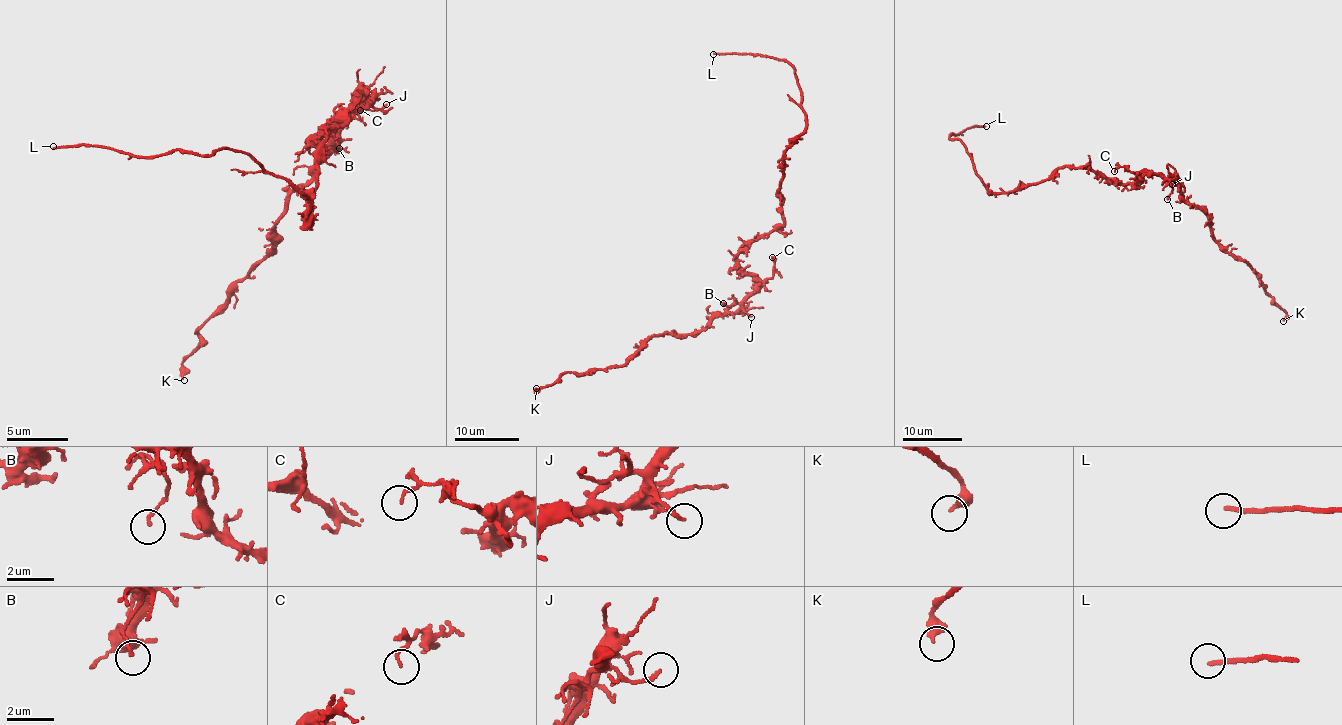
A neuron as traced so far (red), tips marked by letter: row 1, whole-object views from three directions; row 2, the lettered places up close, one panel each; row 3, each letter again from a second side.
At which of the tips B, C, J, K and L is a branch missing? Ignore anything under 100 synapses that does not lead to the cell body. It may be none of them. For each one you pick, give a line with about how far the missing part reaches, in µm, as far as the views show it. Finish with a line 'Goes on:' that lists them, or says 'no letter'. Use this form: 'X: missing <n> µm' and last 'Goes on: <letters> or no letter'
L: missing 8 µm
Goes on: L

